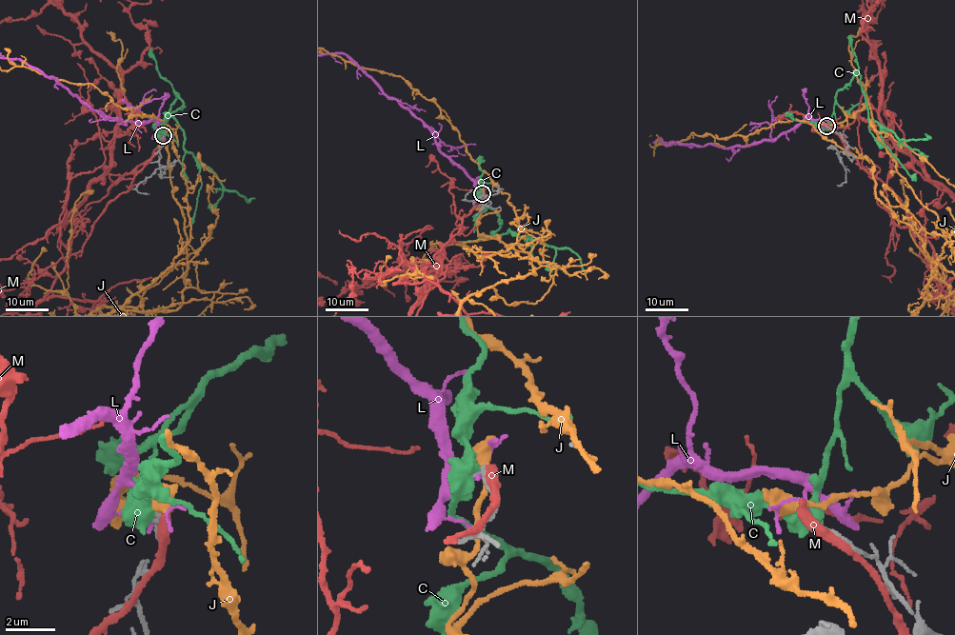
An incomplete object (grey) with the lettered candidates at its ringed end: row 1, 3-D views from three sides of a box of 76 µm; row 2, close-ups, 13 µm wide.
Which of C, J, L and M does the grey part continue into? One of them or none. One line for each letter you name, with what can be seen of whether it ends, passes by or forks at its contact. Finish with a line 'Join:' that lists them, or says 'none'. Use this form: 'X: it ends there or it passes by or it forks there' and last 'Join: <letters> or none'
Join: none

